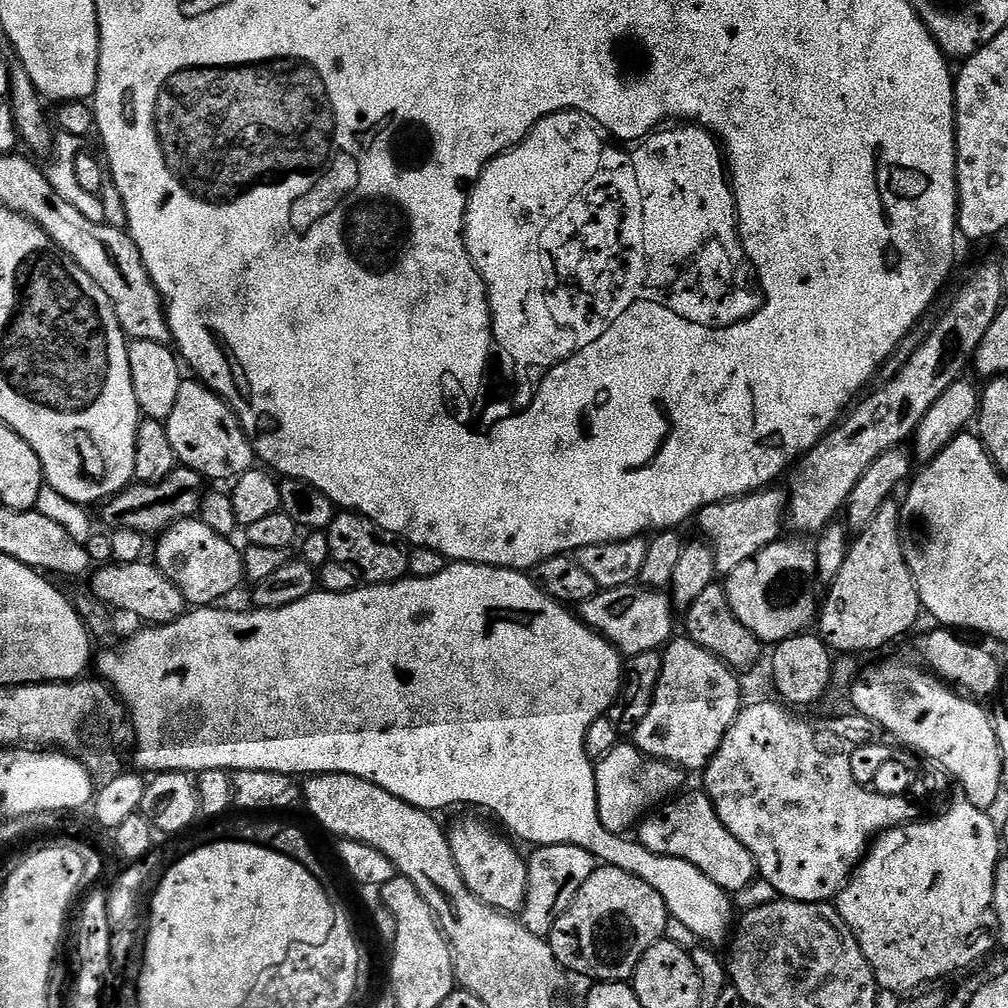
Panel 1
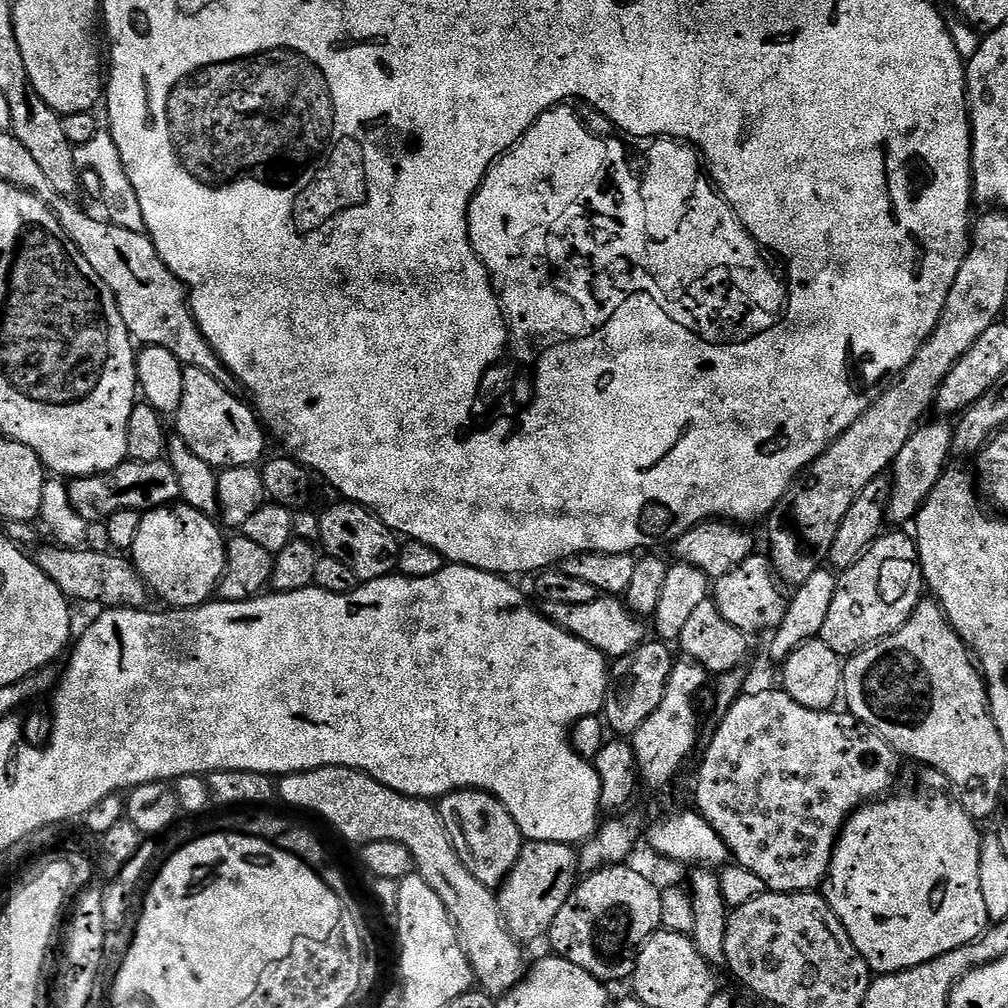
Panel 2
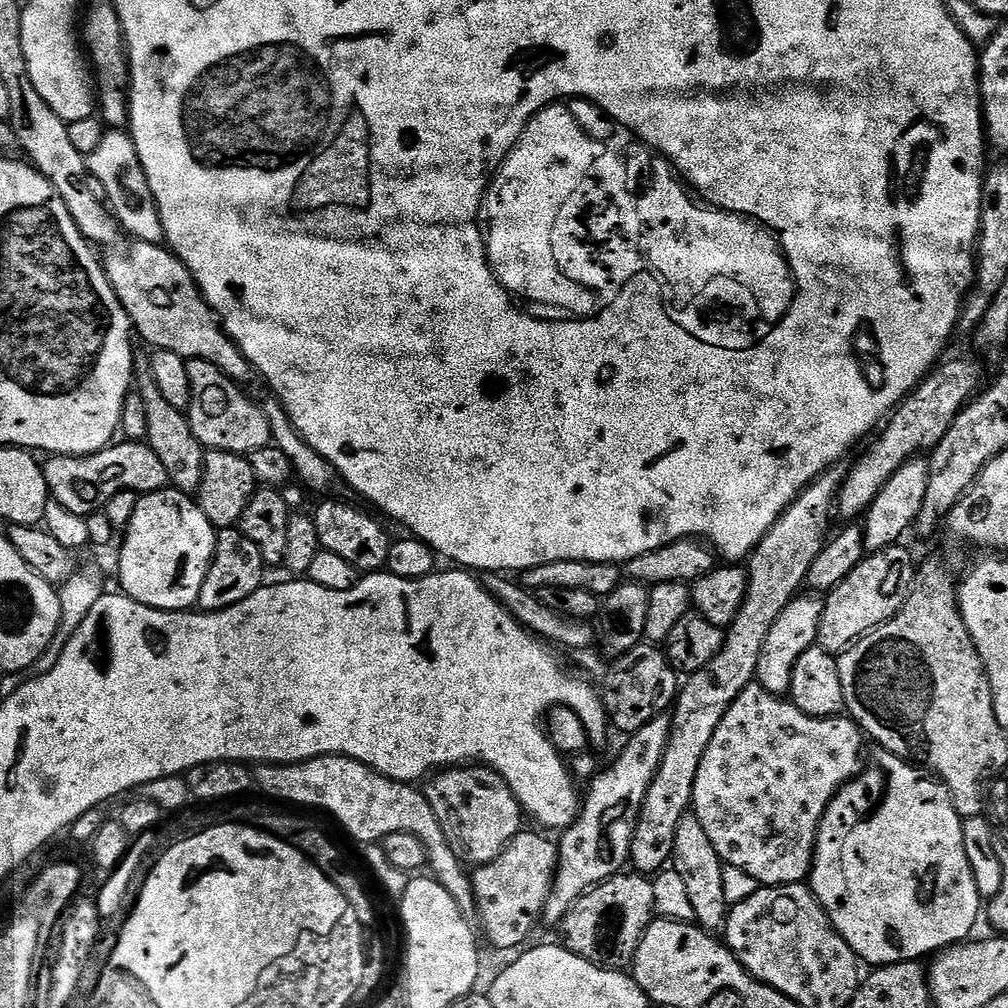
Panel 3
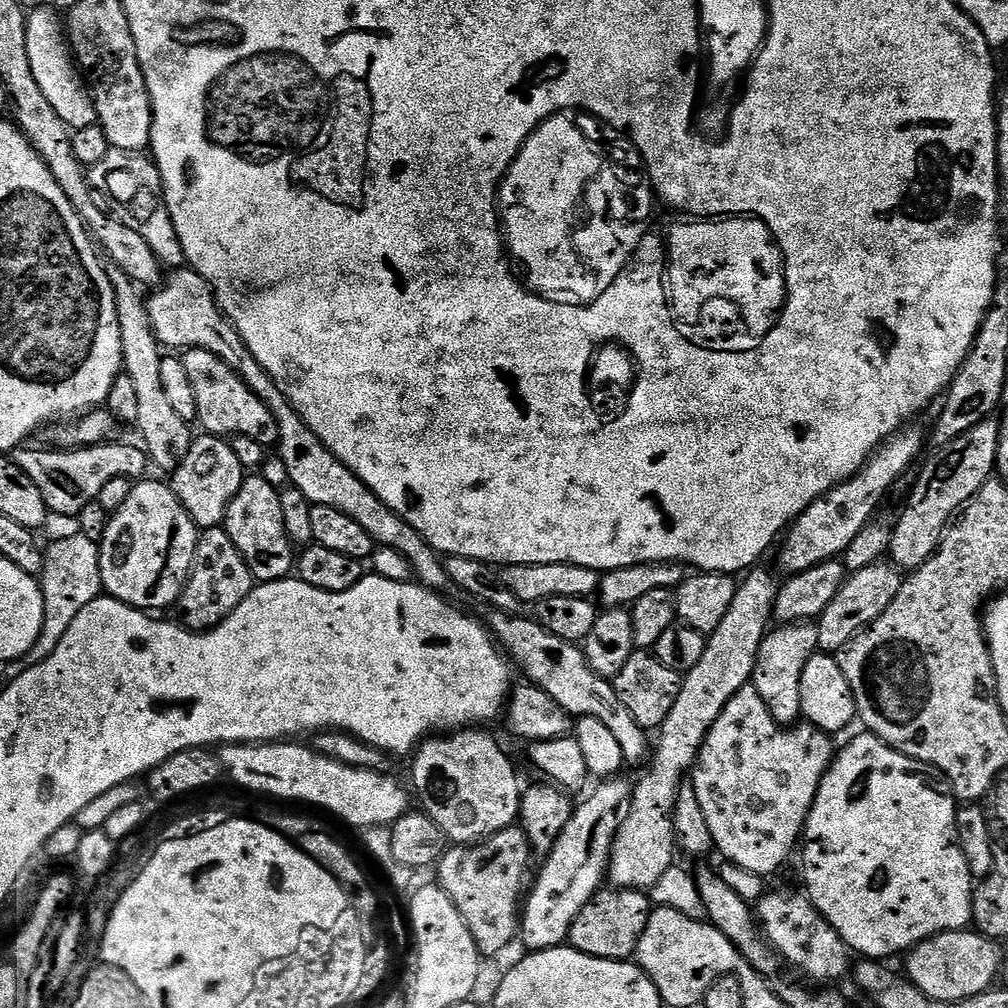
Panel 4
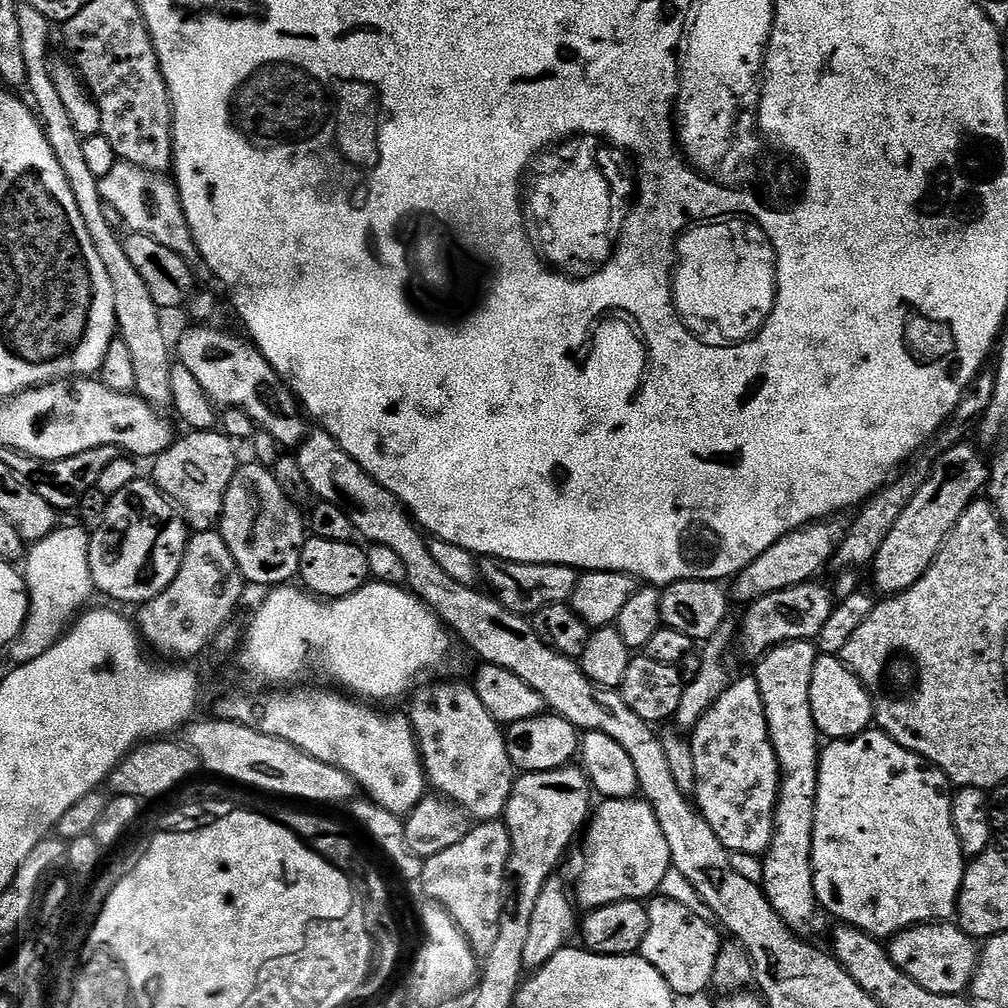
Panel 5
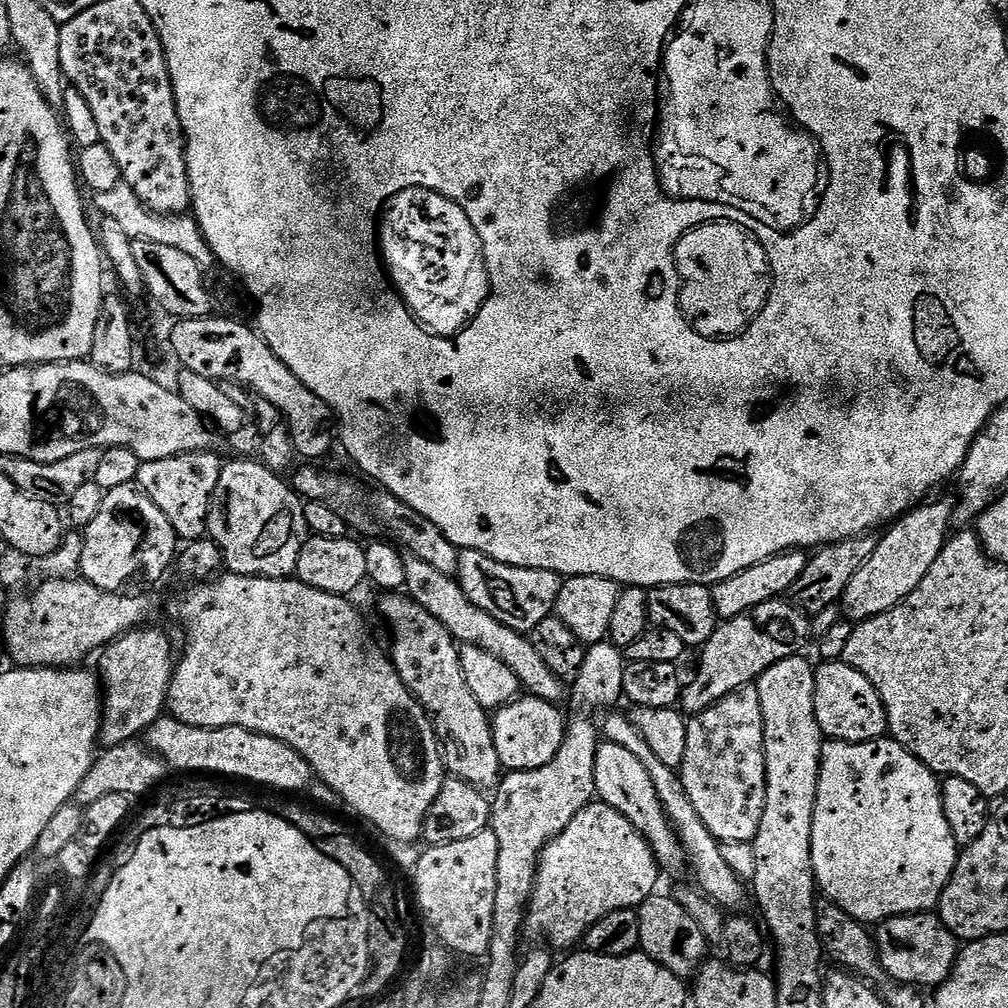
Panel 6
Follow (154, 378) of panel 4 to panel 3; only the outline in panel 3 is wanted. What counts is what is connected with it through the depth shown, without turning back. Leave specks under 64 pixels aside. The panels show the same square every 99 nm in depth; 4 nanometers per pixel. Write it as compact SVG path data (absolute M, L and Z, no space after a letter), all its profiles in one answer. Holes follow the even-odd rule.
M147 355L135 357L134 380L138 385L138 395L146 402L146 415L149 422L146 443L154 450L154 454L158 454L162 466L166 466L169 485L179 492L199 493L206 449L200 445L198 438L194 438L194 430L190 430L187 415L181 409L170 406L170 402L166 402L166 398L162 398L162 390L158 390L158 386L154 382L152 366Z

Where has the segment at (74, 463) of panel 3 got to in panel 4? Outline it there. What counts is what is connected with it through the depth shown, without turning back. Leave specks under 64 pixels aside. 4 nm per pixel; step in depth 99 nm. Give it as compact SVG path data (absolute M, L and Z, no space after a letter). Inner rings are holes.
M116 443L89 444L52 452L39 452L36 448L21 446L11 453L10 459L32 479L38 490L42 490L42 498L49 512L79 516L82 510L86 510L86 506L99 501L102 489L114 482L114 478L125 476L136 482L150 468L148 453L143 447Z

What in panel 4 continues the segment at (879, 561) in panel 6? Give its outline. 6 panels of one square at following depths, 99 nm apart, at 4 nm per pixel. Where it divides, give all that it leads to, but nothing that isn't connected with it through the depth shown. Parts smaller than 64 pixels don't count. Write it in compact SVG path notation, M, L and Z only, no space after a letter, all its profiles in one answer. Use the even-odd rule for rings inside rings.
M999 419L983 420L978 422L978 426L966 430L966 434L954 438L954 442L937 447L936 453L923 461L924 469L908 496L908 505L892 529L890 560L897 568L921 568L936 553L945 532L967 500L974 498L987 480L993 479L999 438Z

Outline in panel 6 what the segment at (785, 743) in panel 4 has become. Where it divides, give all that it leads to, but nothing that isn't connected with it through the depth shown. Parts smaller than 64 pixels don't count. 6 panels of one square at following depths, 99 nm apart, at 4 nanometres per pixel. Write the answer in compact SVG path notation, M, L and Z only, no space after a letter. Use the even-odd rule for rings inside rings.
M755 684L726 694L714 706L695 713L688 720L686 730L686 758L678 769L680 781L698 810L698 818L706 822L706 830L721 842L746 842L751 844L762 826L762 810L766 806L766 762L764 761L764 719L762 702L758 702Z

